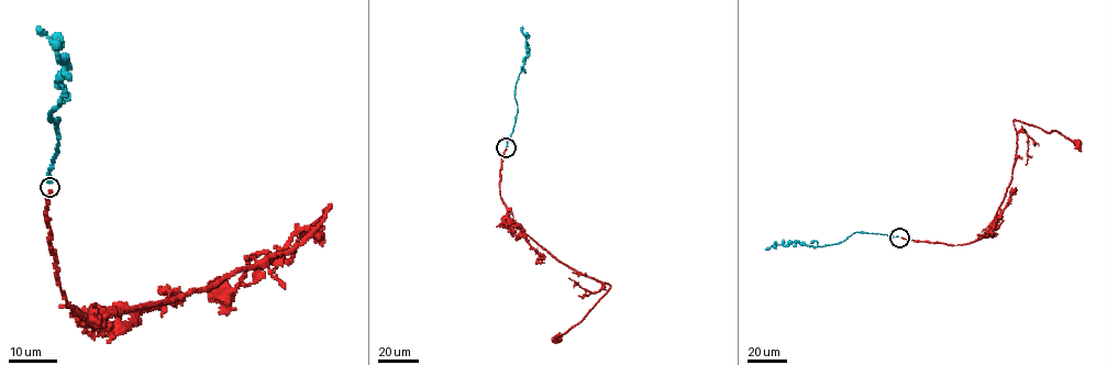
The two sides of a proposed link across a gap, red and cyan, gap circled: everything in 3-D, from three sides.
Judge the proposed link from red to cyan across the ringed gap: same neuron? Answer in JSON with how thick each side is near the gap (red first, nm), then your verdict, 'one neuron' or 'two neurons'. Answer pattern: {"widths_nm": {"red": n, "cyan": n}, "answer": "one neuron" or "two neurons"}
{"widths_nm": {"red": 200, "cyan": 400}, "answer": "one neuron"}

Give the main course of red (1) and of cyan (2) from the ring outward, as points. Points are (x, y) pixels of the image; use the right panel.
1: (900, 238), (954, 245), (986, 234), (1011, 179), (1017, 146), (1014, 121), (1054, 131), (1077, 144)
2: (897, 236), (858, 232), (839, 243), (821, 246), (792, 242), (764, 250)

